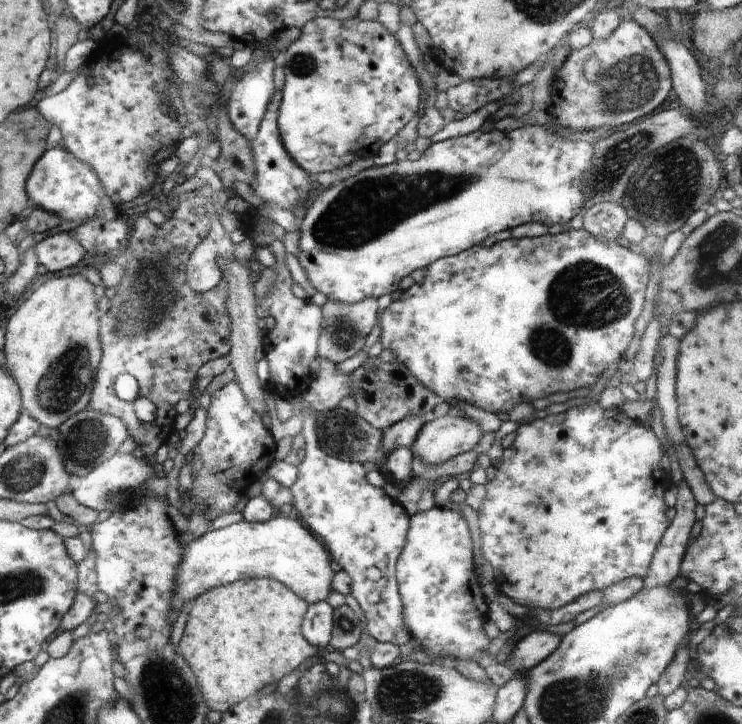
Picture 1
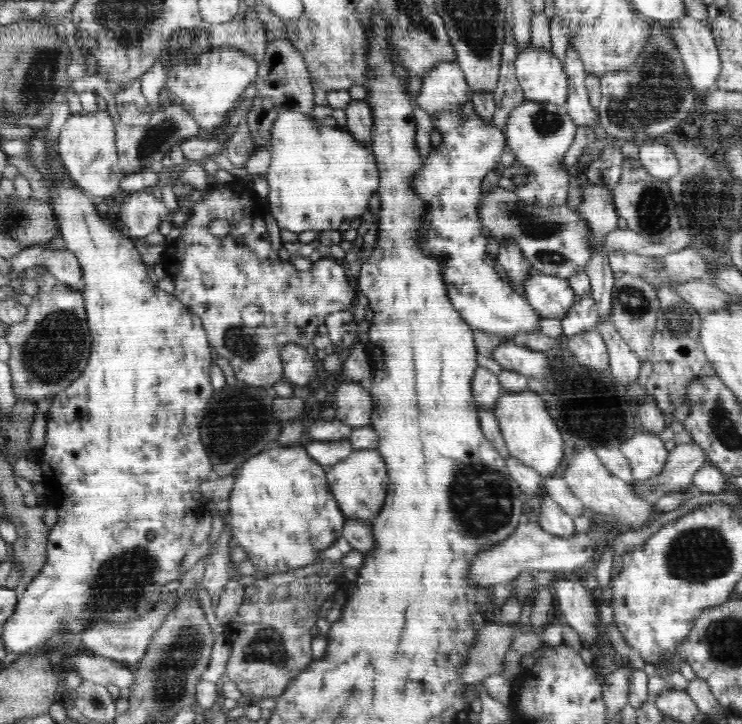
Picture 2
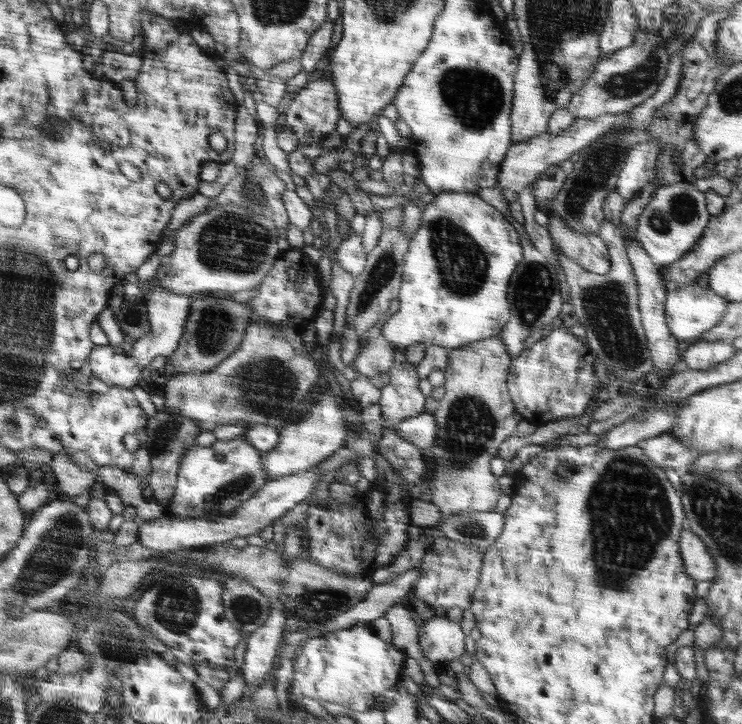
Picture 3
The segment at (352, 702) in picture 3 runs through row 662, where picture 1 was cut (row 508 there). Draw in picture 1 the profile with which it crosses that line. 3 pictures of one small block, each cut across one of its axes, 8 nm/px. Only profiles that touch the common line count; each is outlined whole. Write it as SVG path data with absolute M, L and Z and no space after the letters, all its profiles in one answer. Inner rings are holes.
M304 398L296 404L296 410L302 412L304 416L301 434L306 442L301 450L302 459L297 467L297 480L289 489L292 494L293 516L316 536L330 554L331 560L339 563L342 570L350 576L351 594L364 612L370 635L380 643L391 643L400 647L412 636L404 624L404 606L402 606L396 578L396 564L406 545L409 515L396 499L386 495L383 488L376 488L369 484L366 477L369 468L366 465L328 456L318 446L316 418L321 417L310 410Z

